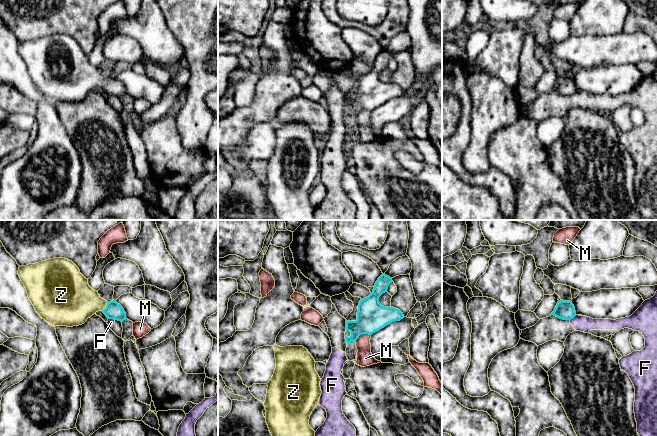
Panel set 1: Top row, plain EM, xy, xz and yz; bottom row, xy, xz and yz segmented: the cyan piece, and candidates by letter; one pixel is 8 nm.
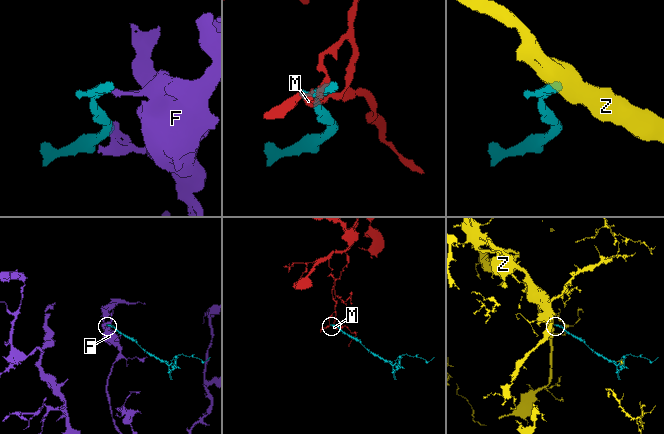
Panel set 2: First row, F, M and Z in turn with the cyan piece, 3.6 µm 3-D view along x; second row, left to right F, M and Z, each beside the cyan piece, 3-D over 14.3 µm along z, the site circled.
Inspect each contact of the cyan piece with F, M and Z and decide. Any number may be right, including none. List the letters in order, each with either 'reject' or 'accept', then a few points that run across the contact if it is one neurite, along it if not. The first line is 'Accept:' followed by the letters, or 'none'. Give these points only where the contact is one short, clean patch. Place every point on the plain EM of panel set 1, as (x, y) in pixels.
Accept: Z
F: reject; line yz (576, 91), (570, 96)
M: reject; line xz (370, 110), (361, 110), (355, 117)
Z: accept; line xy (113, 86), (106, 82), (76, 77)

